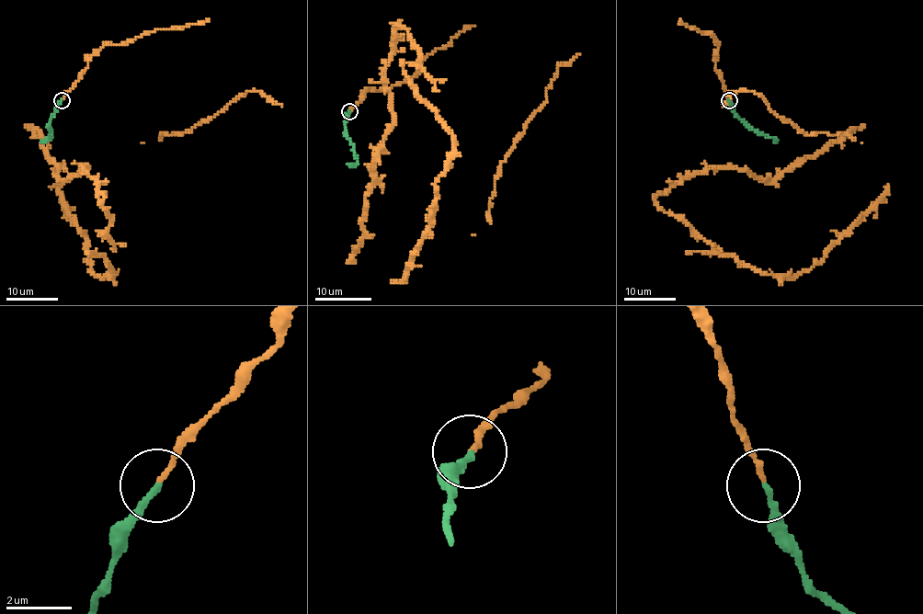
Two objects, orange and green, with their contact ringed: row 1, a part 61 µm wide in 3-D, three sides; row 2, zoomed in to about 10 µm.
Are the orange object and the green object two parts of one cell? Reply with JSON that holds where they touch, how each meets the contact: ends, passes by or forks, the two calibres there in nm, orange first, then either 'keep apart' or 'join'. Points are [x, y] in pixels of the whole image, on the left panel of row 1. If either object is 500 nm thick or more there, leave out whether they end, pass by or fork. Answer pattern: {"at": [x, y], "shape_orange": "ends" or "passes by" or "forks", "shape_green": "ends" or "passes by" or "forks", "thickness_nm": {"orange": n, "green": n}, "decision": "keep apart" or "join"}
{"at": [62, 100], "shape_orange": "ends", "shape_green": "ends", "thickness_nm": {"orange": 130, "green": 190}, "decision": "join"}

